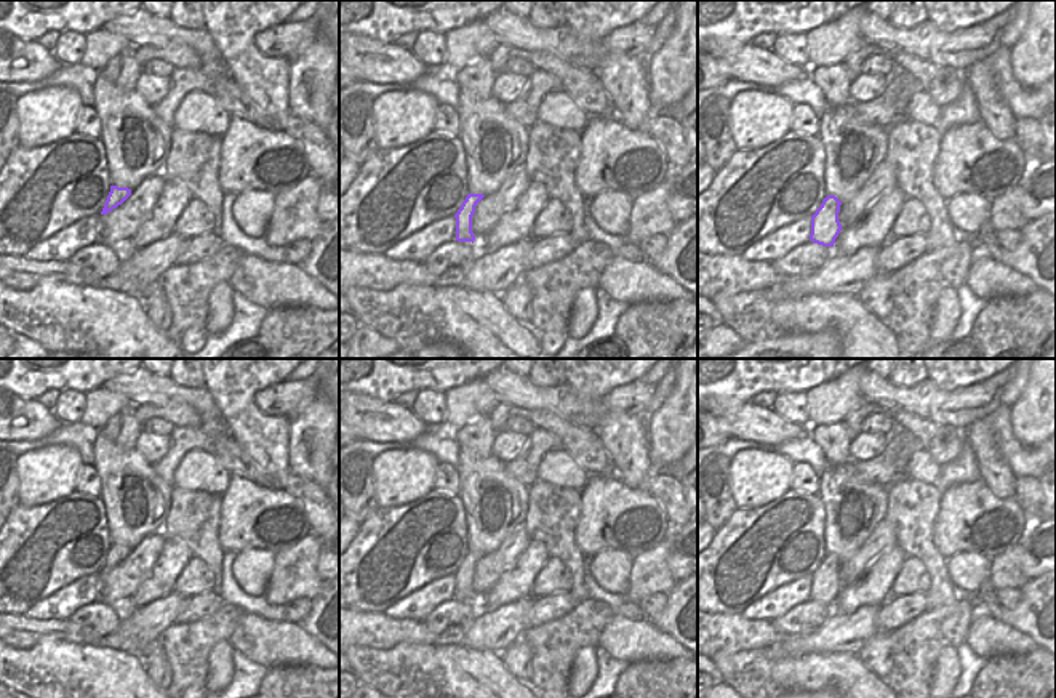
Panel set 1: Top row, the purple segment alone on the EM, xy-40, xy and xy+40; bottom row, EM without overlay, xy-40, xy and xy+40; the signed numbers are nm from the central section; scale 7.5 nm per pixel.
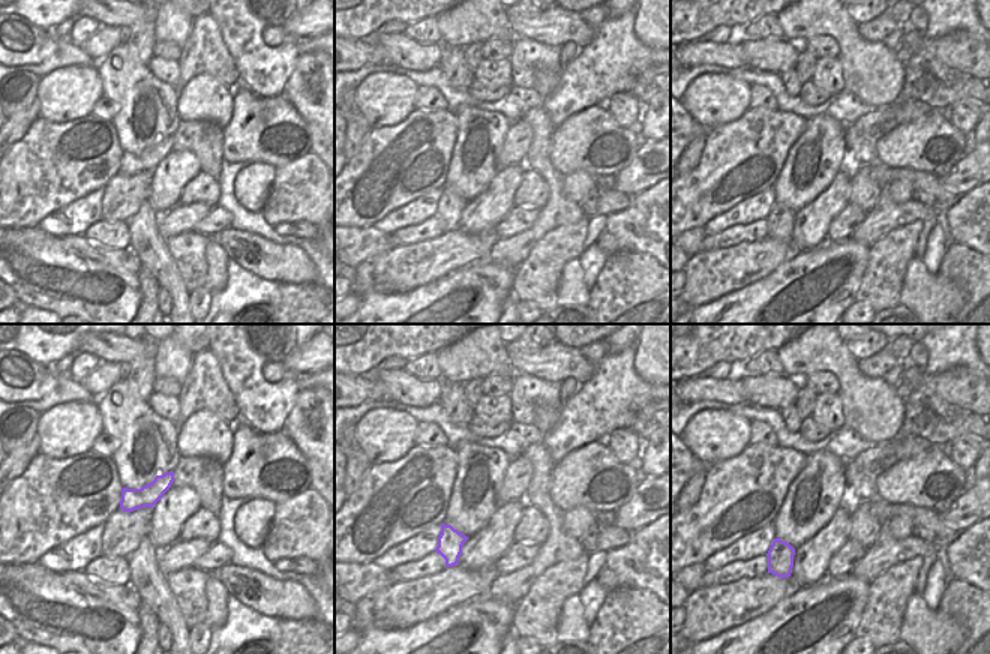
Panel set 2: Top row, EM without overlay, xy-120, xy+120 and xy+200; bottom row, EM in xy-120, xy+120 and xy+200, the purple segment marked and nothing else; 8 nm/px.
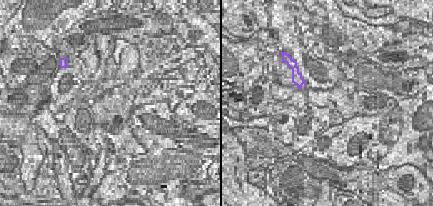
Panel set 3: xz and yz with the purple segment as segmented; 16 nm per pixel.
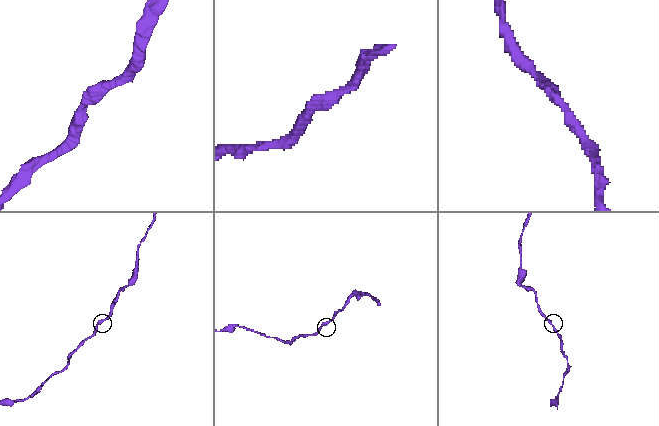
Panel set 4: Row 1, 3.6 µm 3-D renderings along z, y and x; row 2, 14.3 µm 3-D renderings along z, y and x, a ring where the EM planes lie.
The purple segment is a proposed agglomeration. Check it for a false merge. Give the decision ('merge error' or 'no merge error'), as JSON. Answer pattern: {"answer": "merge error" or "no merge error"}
{"answer": "no merge error"}

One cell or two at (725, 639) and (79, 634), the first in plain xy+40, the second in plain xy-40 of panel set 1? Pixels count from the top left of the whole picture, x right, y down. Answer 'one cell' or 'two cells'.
one cell

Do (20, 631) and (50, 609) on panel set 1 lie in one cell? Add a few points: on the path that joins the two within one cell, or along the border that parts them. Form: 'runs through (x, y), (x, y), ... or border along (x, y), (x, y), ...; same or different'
border along (23, 613), (32, 618), (68, 620); different

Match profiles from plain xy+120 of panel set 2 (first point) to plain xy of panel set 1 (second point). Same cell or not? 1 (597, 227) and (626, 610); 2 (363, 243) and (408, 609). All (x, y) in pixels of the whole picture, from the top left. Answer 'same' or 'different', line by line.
1: same
2: different

